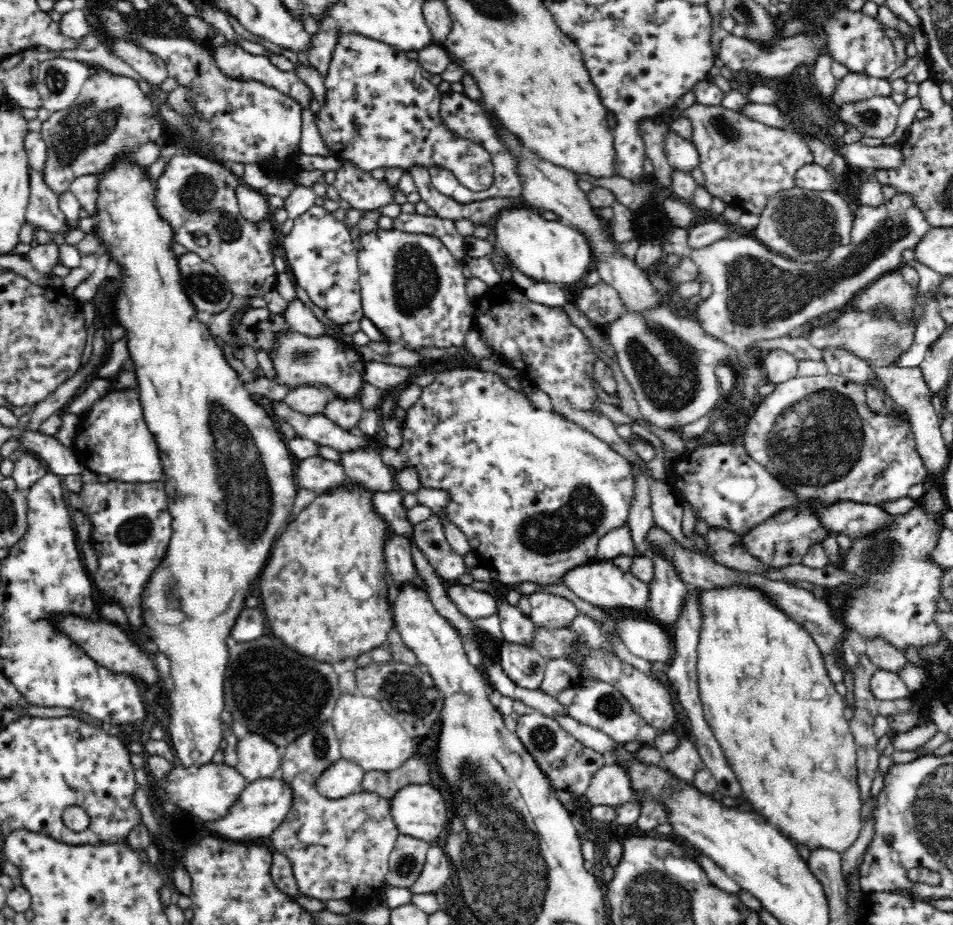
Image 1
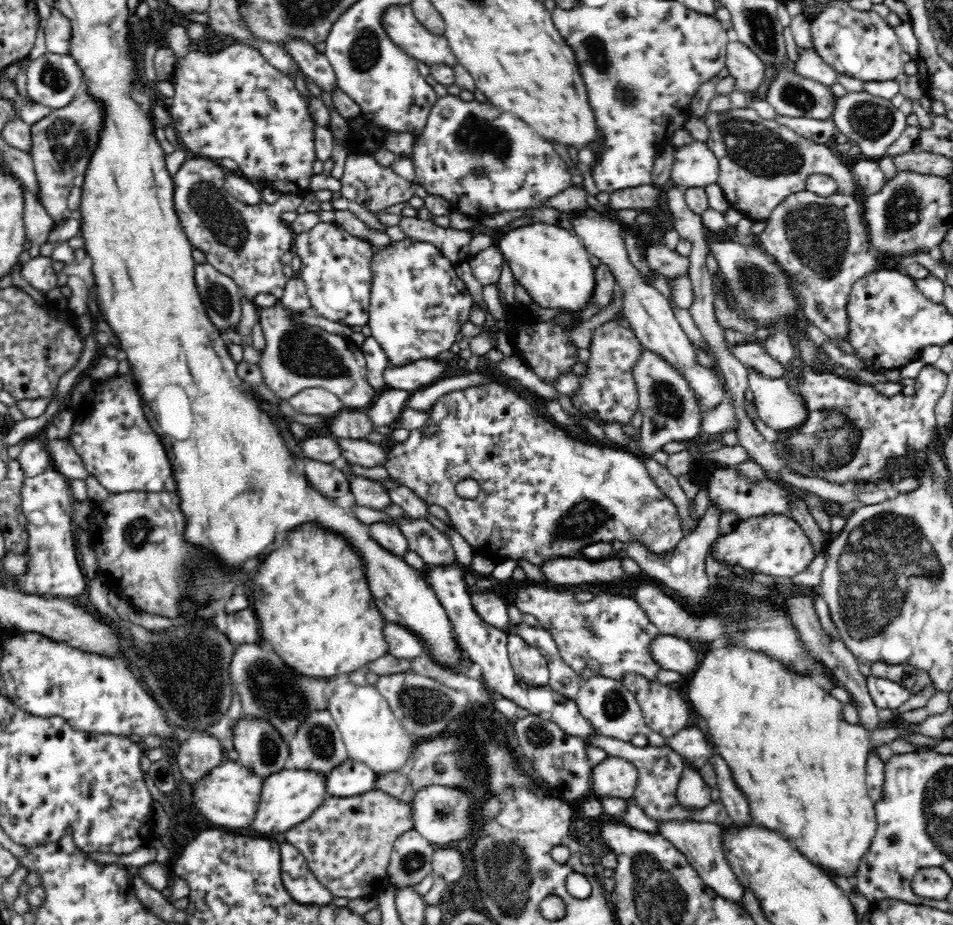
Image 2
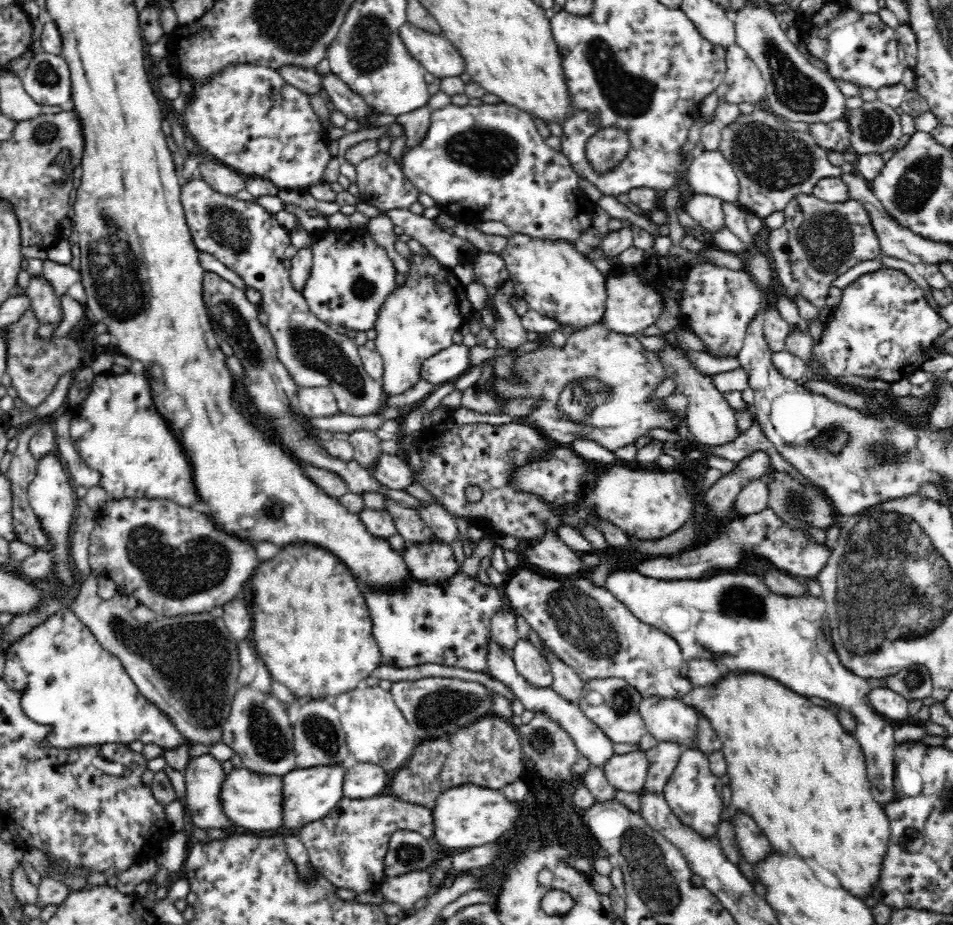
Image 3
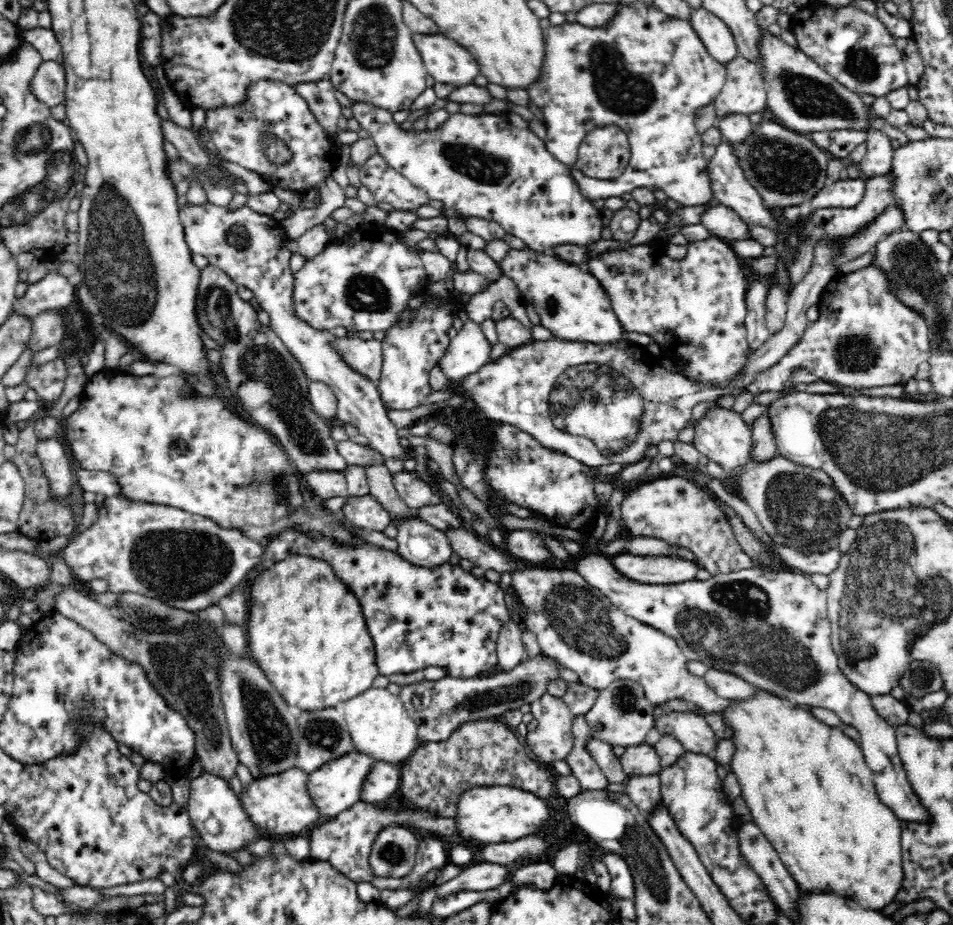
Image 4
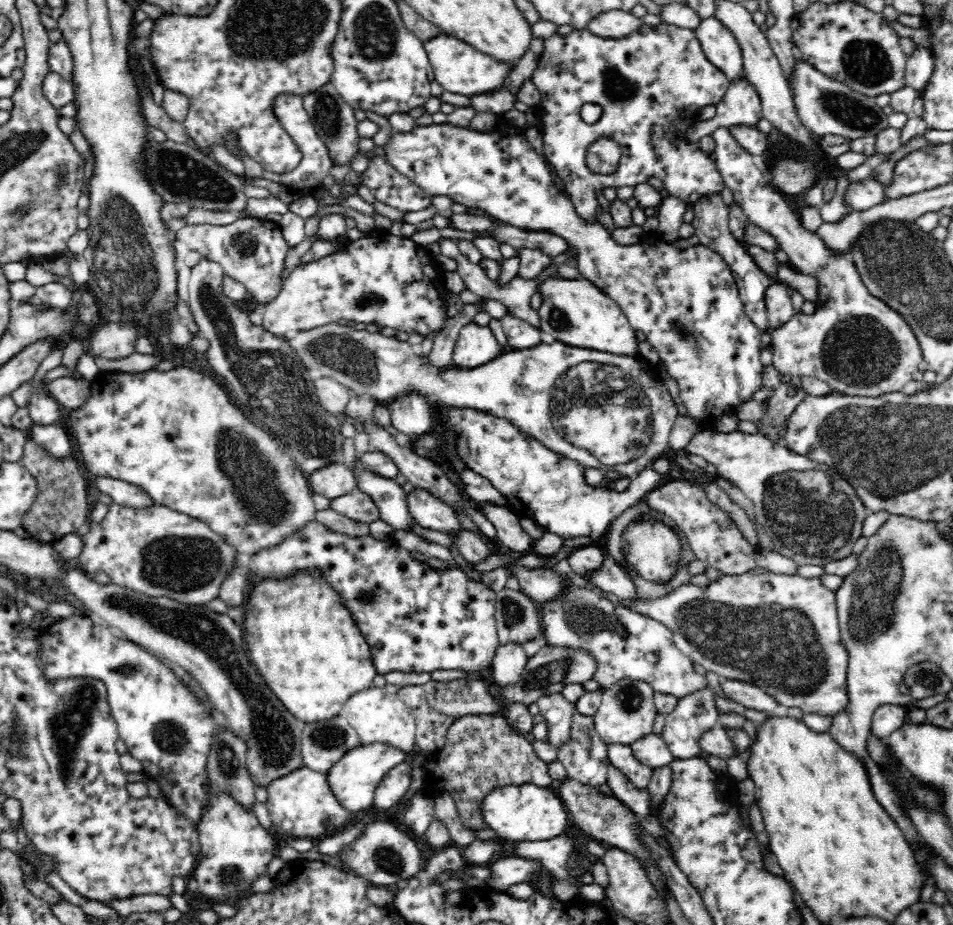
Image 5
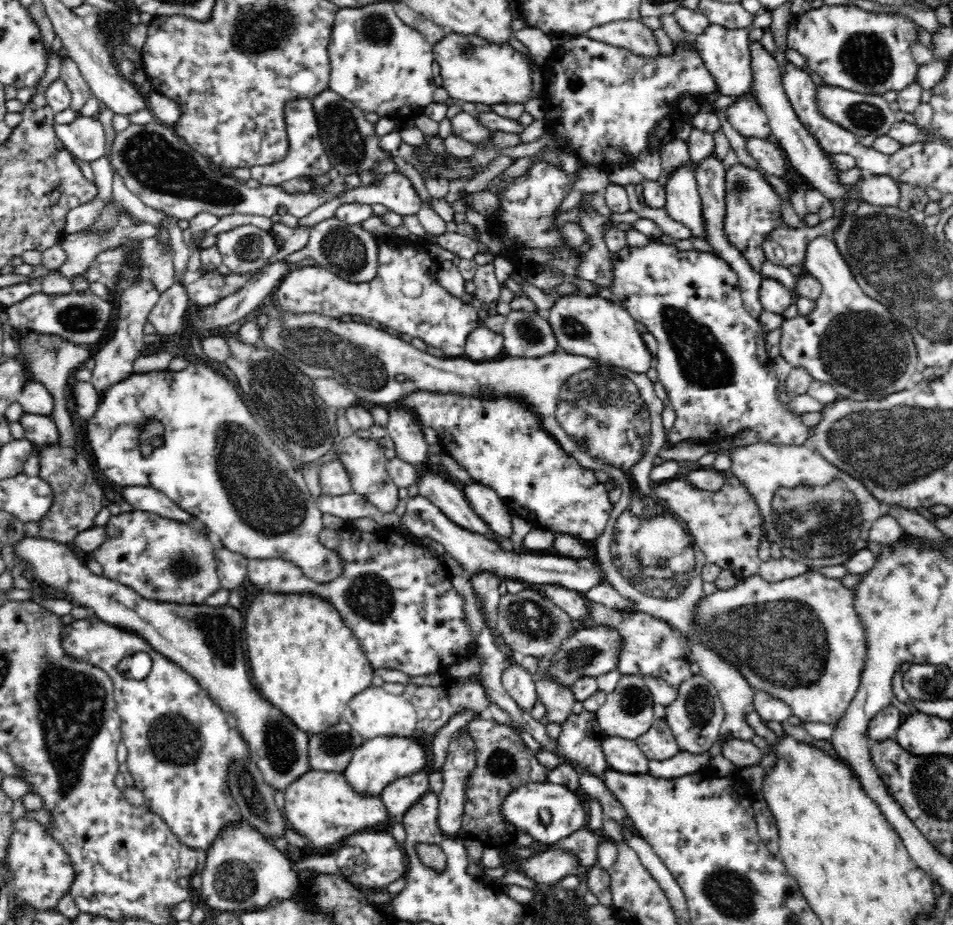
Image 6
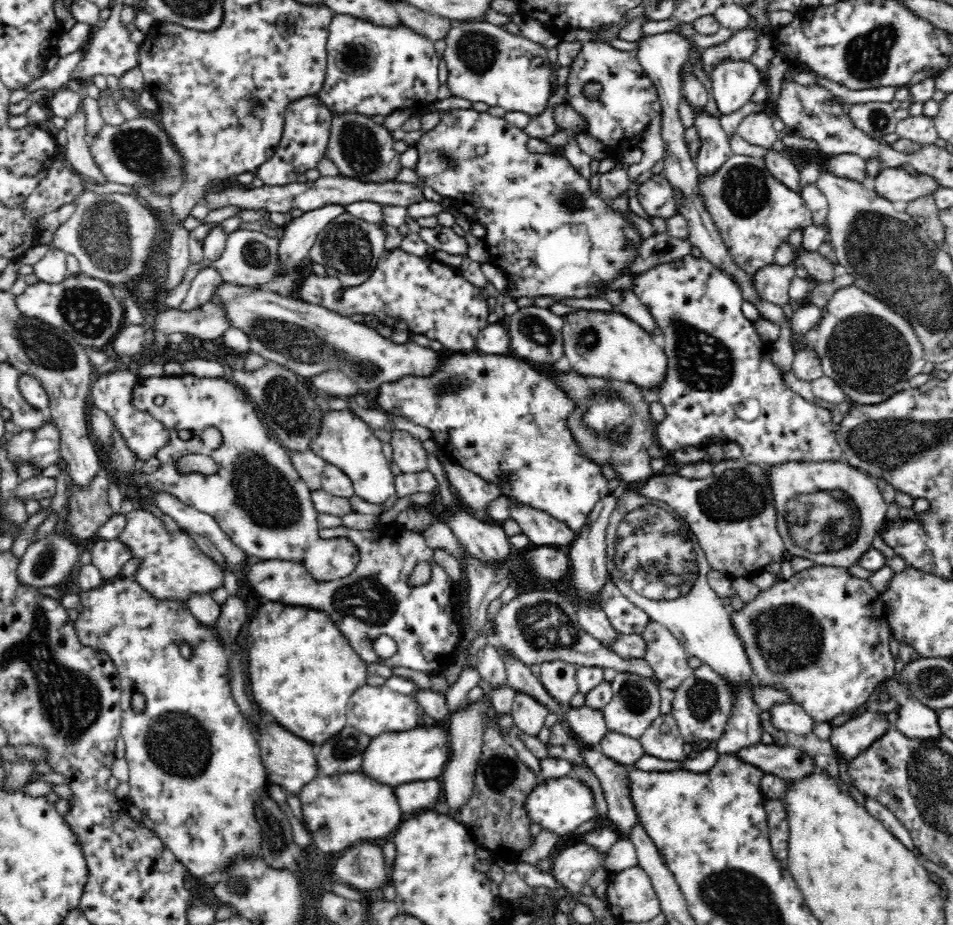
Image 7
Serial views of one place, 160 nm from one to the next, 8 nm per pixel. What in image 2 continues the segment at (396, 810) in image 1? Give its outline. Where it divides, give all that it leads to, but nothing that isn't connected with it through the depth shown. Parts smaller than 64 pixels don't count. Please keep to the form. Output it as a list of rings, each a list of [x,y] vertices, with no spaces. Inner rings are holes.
[[[426,786],[418,790],[412,801],[412,828],[416,829],[426,840],[442,848],[454,842],[463,842],[468,838],[468,822],[474,820],[472,814],[472,796],[468,796],[462,789],[449,786]]]

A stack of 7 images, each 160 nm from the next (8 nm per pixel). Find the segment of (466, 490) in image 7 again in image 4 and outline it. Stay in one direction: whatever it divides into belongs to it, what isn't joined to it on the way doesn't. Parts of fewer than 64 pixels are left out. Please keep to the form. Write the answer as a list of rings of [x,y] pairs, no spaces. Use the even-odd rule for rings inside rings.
[[[528,529],[504,530],[505,548],[515,559],[531,564],[554,558],[544,545],[542,535]]]

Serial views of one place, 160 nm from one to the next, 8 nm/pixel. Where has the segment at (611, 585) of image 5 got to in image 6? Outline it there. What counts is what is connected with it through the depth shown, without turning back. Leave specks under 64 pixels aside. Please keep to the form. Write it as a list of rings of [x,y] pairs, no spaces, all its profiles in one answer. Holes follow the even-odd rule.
[[[418,495],[413,498],[407,498],[406,510],[400,516],[399,525],[406,528],[413,537],[430,538],[440,544],[456,562],[464,570],[464,574],[472,578],[474,575],[481,575],[488,571],[492,575],[496,575],[498,579],[506,580],[514,579],[522,581],[530,587],[535,584],[542,585],[558,585],[564,588],[586,593],[592,586],[596,586],[598,582],[604,580],[602,569],[593,557],[570,558],[557,554],[555,552],[526,552],[520,551],[508,552],[503,550],[494,540],[488,540],[484,535],[466,531],[462,527],[452,523],[444,513],[431,502],[429,498]]]

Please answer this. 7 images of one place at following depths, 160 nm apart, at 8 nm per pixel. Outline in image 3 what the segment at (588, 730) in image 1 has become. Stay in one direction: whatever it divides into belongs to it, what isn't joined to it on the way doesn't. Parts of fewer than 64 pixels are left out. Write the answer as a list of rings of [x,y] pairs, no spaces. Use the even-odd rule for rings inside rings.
[[[658,742],[657,746],[646,751],[649,765],[644,790],[662,794],[682,754],[678,743]]]

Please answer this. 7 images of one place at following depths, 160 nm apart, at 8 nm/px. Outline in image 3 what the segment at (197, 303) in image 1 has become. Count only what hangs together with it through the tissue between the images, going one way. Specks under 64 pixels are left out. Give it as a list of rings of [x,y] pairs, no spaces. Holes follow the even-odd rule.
[[[205,272],[203,278],[203,300],[207,307],[208,317],[211,318],[212,329],[219,341],[225,340],[232,346],[233,354],[242,364],[243,374],[237,376],[241,382],[242,390],[246,391],[250,401],[255,405],[262,416],[273,426],[282,445],[302,464],[310,464],[316,468],[329,470],[340,475],[347,484],[350,492],[380,492],[409,509],[425,507],[420,499],[410,495],[408,491],[390,489],[362,468],[355,459],[351,461],[340,460],[332,456],[321,444],[322,440],[315,436],[316,430],[302,421],[297,408],[296,397],[299,387],[292,381],[287,368],[280,362],[277,347],[271,344],[271,335],[265,330],[259,319],[259,308],[250,303],[245,292],[236,288],[231,282],[222,279],[214,272]]]

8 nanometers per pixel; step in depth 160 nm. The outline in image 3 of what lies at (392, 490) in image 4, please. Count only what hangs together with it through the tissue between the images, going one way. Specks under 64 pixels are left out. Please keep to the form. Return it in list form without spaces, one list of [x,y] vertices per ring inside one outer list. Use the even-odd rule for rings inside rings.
[[[360,429],[349,436],[349,443],[354,447],[355,461],[374,477],[375,466],[384,454],[379,436],[374,431]],[[383,493],[382,496],[384,510],[390,513],[397,532],[404,537],[406,542],[418,541],[418,543],[422,543],[424,541],[426,543],[435,538],[432,529],[424,522],[416,509],[409,509],[397,504],[395,500],[391,500]]]

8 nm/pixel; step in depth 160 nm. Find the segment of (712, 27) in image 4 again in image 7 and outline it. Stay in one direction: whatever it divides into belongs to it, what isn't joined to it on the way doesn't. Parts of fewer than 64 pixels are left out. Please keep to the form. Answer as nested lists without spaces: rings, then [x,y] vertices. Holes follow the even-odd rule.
[[[722,62],[711,76],[712,95],[721,116],[740,110],[766,81],[751,62]]]

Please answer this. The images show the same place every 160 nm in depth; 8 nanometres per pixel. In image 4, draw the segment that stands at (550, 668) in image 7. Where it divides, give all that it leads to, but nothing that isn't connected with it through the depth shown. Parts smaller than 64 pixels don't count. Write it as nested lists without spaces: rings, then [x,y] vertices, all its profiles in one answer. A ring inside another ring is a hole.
[[[548,693],[543,694],[532,702],[530,717],[538,721],[538,727],[533,732],[529,732],[523,742],[530,749],[532,756],[547,769],[551,768],[552,764],[558,760],[566,761],[575,742],[573,734],[575,715],[569,711],[563,699]]]

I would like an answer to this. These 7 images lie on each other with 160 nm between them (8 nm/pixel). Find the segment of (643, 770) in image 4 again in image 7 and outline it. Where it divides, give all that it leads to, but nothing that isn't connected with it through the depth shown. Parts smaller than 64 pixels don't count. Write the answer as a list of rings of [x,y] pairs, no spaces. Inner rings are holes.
[[[671,714],[656,719],[644,731],[639,742],[645,754],[662,760],[682,762],[688,757],[688,745]]]

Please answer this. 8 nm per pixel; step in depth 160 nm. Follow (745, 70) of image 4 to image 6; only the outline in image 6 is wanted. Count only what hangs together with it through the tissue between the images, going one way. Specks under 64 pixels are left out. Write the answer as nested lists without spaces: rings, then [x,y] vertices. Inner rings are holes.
[[[751,93],[747,97],[738,97],[738,101],[726,109],[728,122],[744,138],[768,139],[773,133],[767,114]]]

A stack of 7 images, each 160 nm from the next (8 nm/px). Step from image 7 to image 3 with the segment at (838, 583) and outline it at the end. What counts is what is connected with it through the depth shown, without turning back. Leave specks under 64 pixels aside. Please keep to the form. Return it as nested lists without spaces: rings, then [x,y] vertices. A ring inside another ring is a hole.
[[[740,568],[739,570],[715,570],[710,576],[696,580],[665,581],[641,575],[636,571],[616,570],[606,576],[604,588],[608,589],[618,601],[626,605],[640,621],[656,627],[676,639],[680,645],[685,662],[694,659],[708,659],[729,672],[760,673],[772,678],[780,678],[784,686],[792,686],[792,691],[799,695],[808,695],[814,700],[834,704],[839,710],[848,711],[856,719],[856,730],[853,732],[865,757],[868,781],[871,793],[882,806],[894,802],[896,785],[894,777],[894,739],[895,726],[888,723],[884,716],[878,714],[869,704],[869,692],[872,688],[864,678],[856,676],[840,662],[831,641],[823,630],[826,621],[826,606],[822,596],[814,596],[809,590],[788,596],[772,592],[763,577]]]

